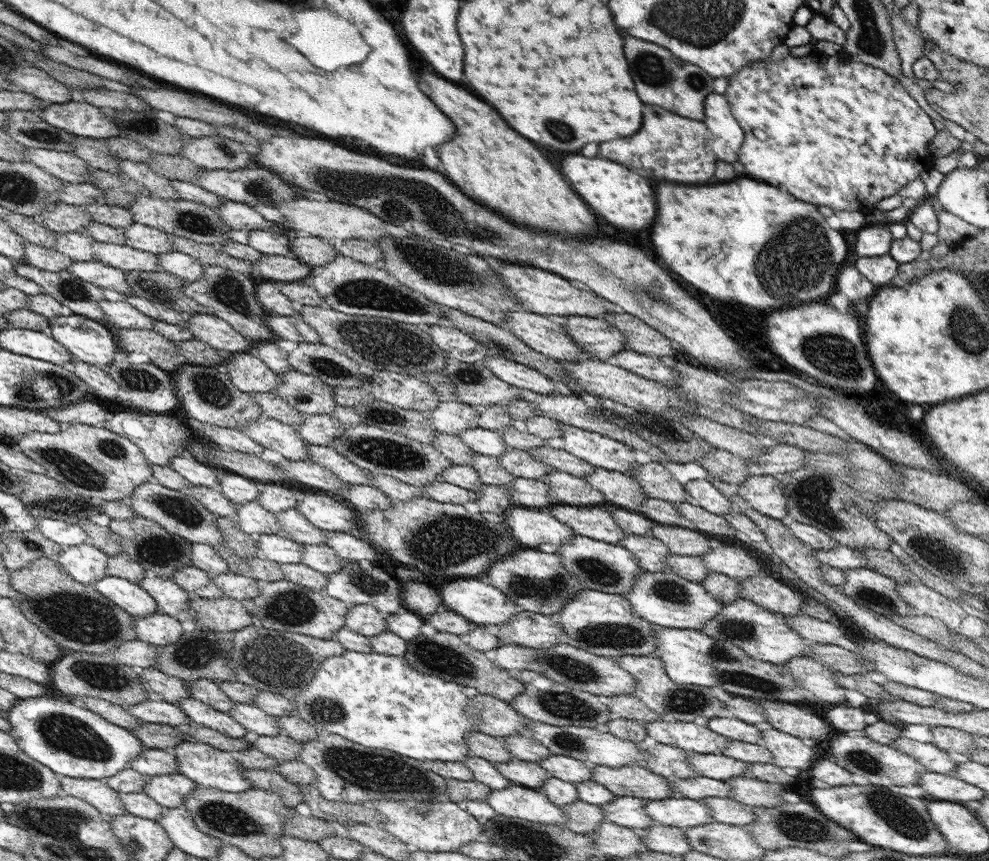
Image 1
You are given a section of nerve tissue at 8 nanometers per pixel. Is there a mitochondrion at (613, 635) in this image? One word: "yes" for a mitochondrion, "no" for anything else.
yes

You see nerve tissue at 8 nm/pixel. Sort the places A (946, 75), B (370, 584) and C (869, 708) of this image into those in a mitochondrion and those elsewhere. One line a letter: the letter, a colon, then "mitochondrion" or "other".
A: other
B: mitochondrion
C: other

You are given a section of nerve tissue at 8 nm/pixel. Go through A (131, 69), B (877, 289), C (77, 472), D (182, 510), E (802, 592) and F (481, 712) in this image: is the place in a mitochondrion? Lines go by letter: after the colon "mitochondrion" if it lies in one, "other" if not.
A: other
B: other
C: mitochondrion
D: mitochondrion
E: other
F: other

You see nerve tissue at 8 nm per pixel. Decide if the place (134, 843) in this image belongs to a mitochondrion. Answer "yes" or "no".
yes

